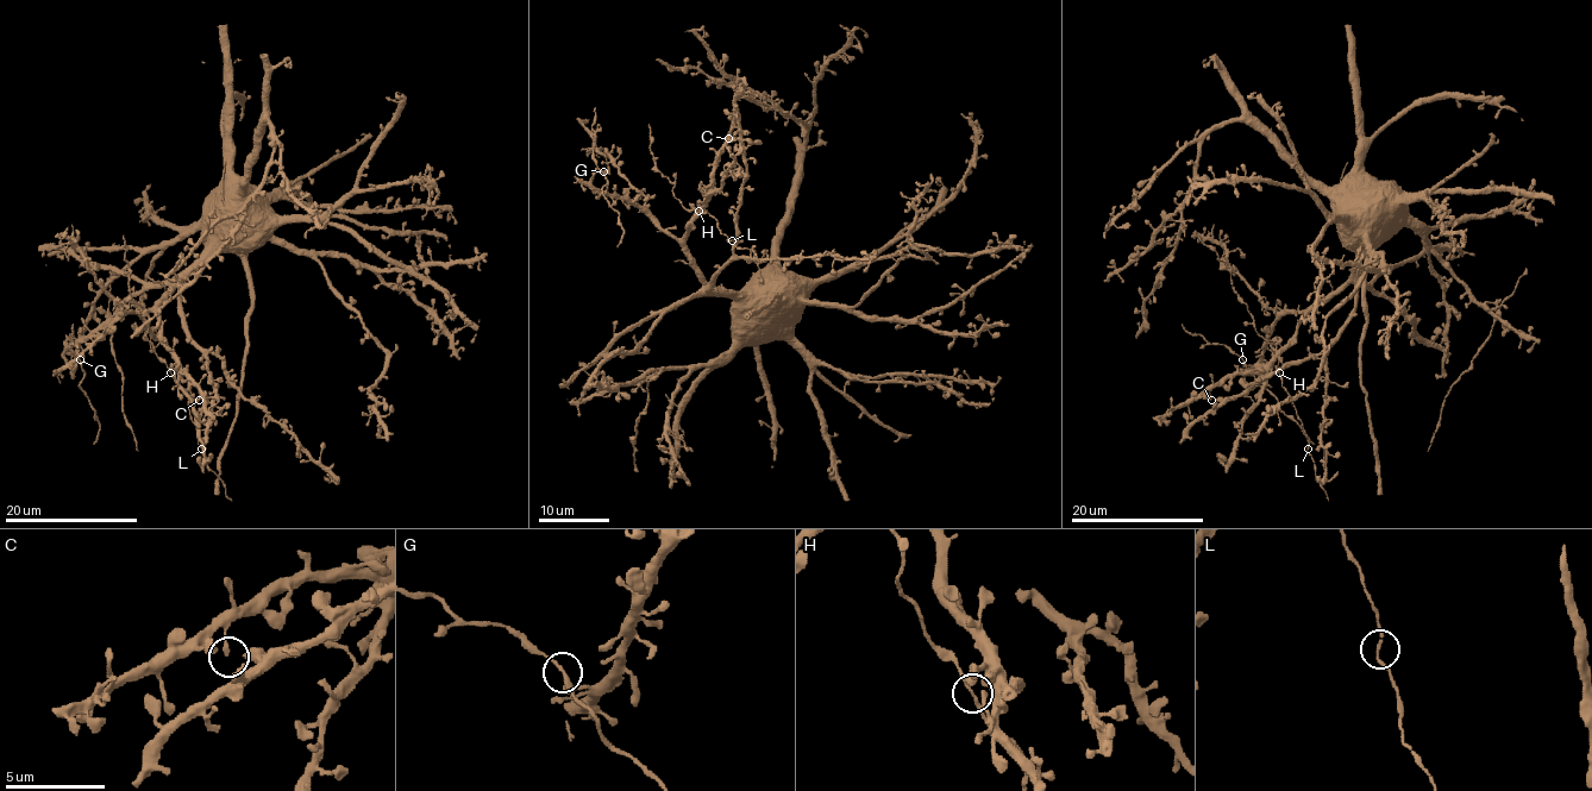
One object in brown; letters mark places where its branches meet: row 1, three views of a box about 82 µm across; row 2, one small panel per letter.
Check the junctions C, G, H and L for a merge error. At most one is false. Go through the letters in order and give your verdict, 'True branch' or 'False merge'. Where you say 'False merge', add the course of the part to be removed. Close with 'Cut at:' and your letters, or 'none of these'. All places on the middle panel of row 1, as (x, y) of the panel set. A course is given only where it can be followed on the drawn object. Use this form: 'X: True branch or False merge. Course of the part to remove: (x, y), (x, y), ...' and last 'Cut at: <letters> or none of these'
C: True branch
G: True branch
H: True branch
L: True branch
Cut at: none of these

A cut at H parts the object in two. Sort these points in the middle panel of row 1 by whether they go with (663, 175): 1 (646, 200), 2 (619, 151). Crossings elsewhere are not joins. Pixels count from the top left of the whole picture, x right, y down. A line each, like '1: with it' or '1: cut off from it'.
1: cut off from it
2: cut off from it

